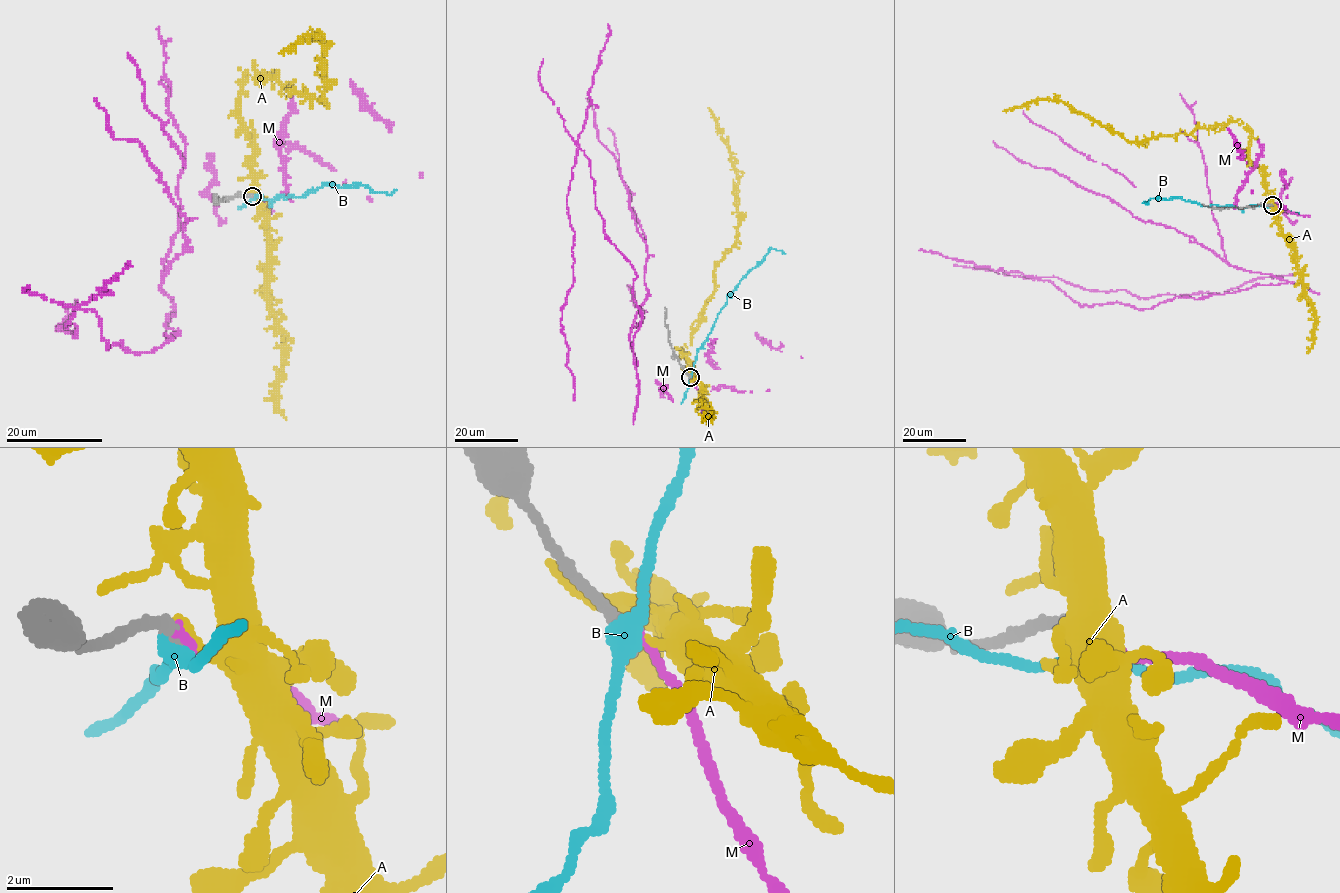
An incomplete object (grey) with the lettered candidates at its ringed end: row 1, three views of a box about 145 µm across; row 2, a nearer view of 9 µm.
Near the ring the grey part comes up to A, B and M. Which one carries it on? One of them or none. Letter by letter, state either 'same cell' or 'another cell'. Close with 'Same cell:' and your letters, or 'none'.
A: another cell
B: another cell
M: same cell
Same cell: M

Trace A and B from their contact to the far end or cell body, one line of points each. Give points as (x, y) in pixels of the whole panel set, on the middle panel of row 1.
A: (690, 377), (689, 360), (682, 353), (713, 293), (715, 265), (736, 239), (738, 220), (738, 175), (707, 108)
B: (690, 377), (698, 349), (728, 296), (770, 248), (785, 253)

